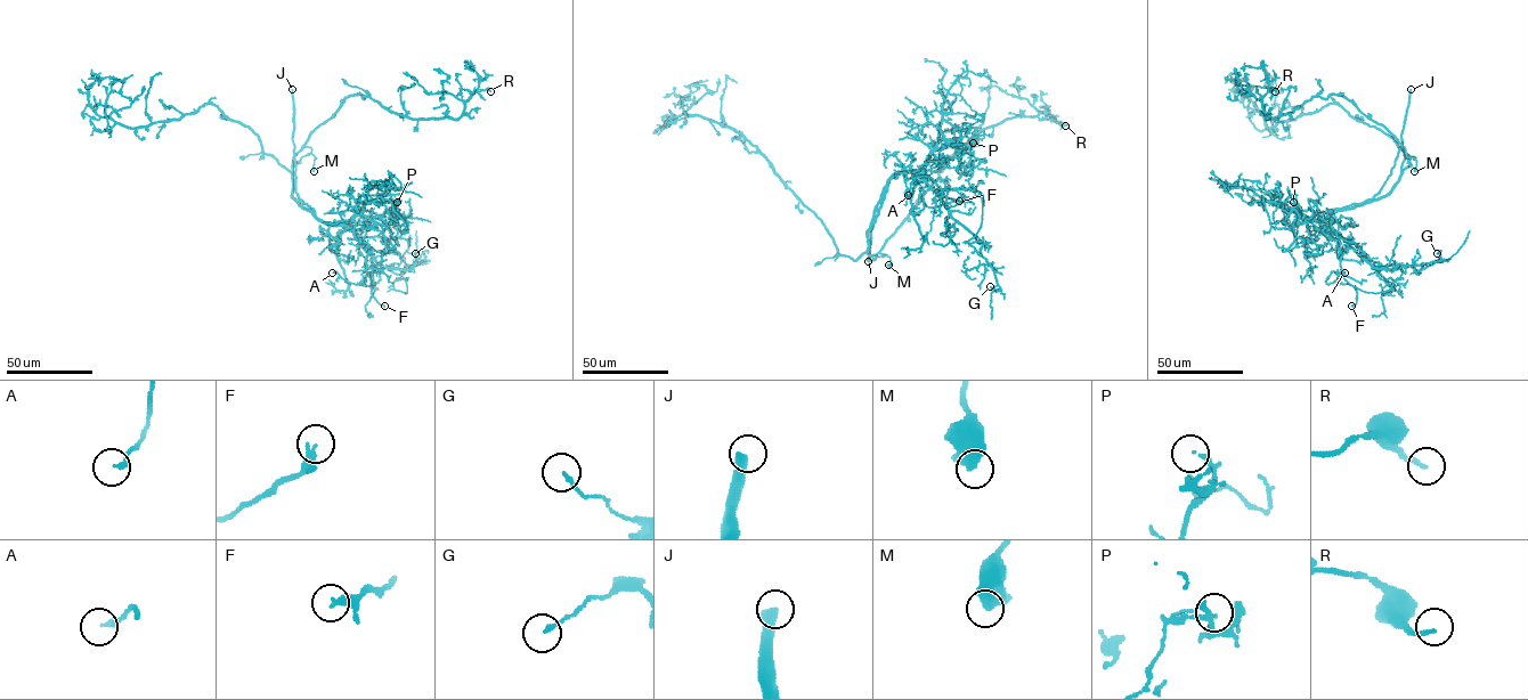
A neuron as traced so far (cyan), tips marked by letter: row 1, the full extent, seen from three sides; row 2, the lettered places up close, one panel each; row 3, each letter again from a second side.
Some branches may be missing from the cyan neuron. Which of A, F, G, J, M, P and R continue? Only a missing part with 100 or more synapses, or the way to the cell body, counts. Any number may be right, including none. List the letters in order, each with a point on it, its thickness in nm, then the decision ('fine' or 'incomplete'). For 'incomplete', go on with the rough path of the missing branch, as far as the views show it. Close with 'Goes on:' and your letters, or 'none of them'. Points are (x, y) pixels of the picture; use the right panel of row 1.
A: at (1344, 273); 180 nm thick; fine
F: at (1351, 306); 240 nm thick; fine
G: at (1437, 253); 140 nm thick; fine
J: at (1411, 89); 440 nm thick; incomplete; missing branch runs (1411, 89), (1408, 74), (1397, 55)
M: at (1414, 171); 440 nm thick; fine
P: at (1293, 202); 110 nm thick; fine
R: at (1275, 91); 170 nm thick; fine
Goes on: J

